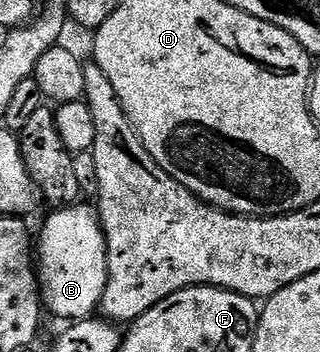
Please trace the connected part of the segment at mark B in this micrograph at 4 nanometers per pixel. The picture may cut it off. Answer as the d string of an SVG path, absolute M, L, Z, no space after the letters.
M74 204L52 211L53 215L45 222L39 234L39 245L35 250L35 258L39 263L39 281L44 305L53 314L65 320L84 320L101 305L105 294L105 286L109 283L109 248L105 243L105 228L101 224L101 215L92 205Z

